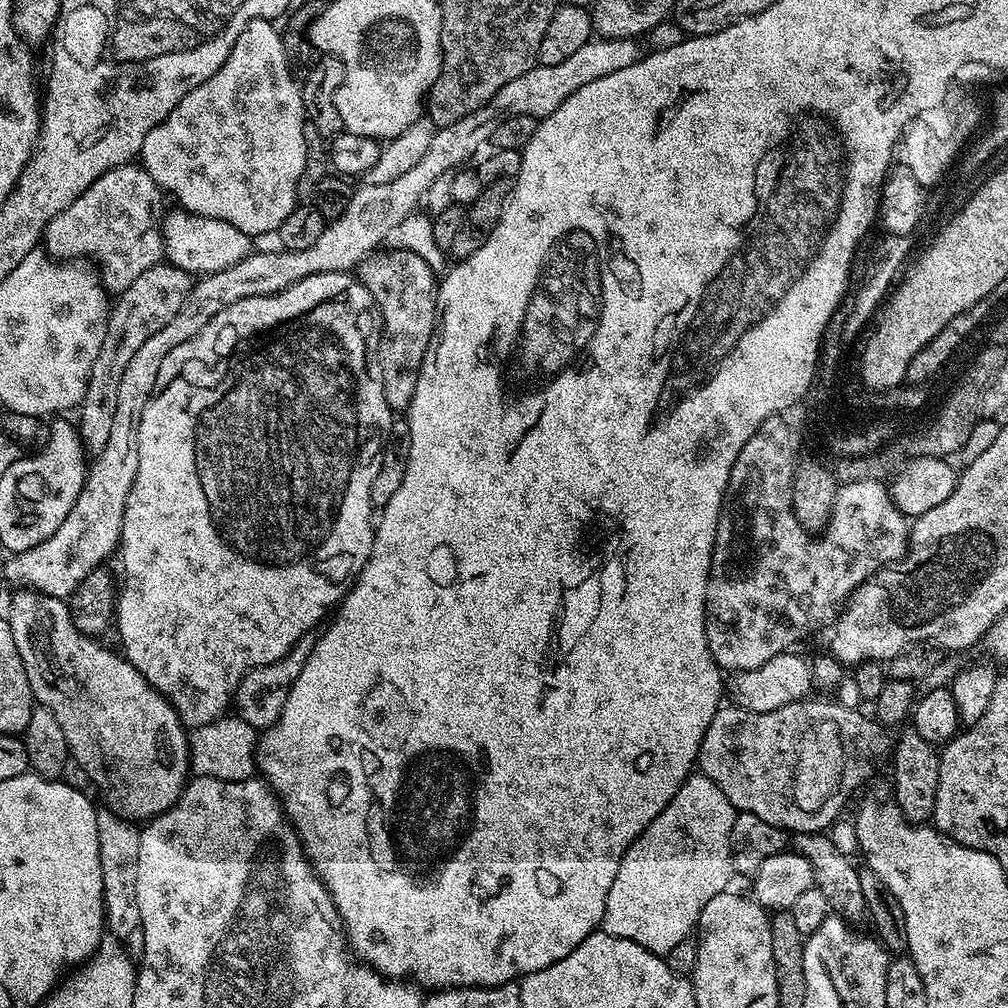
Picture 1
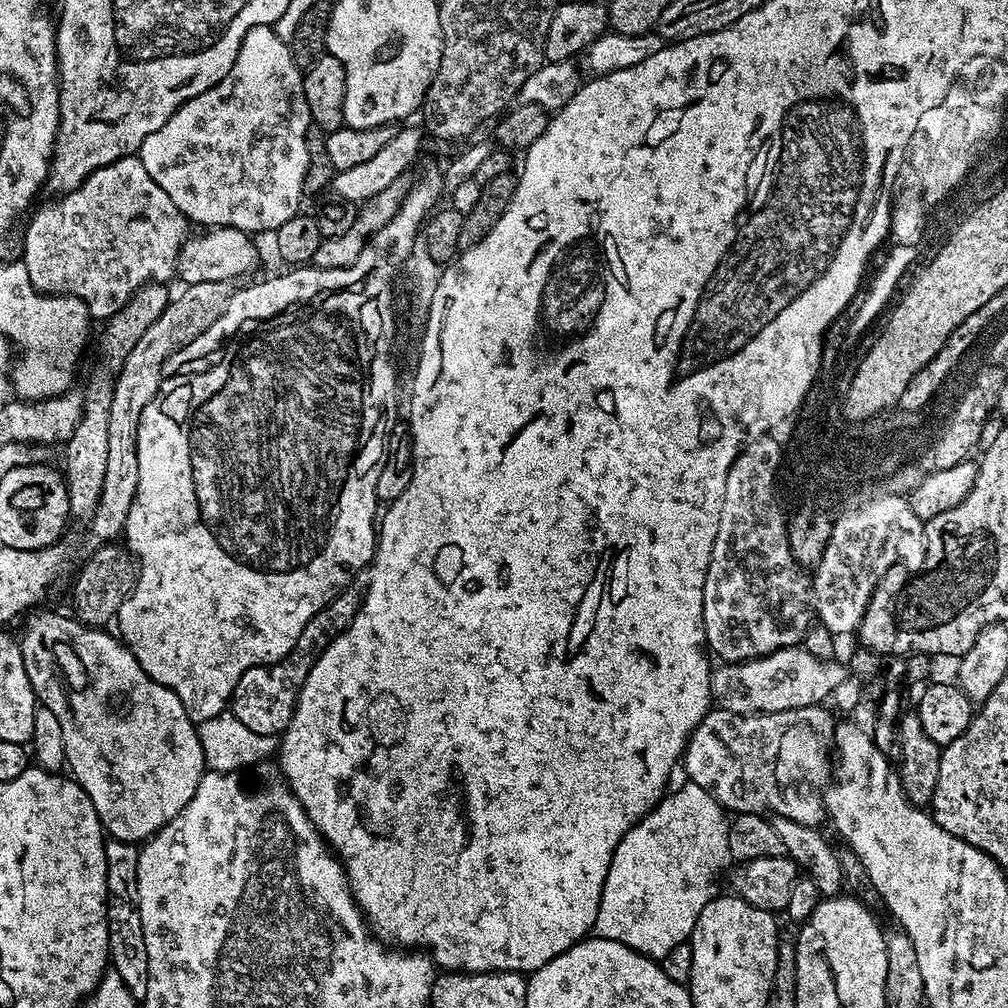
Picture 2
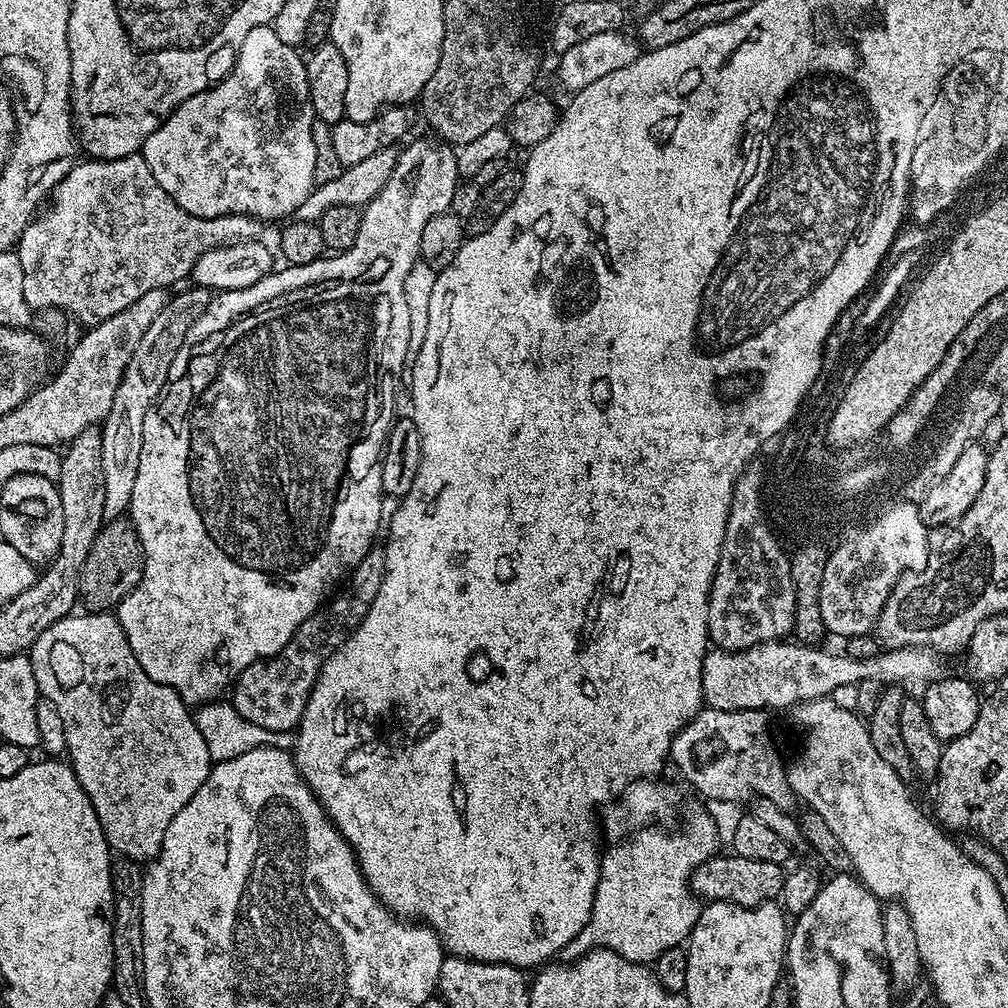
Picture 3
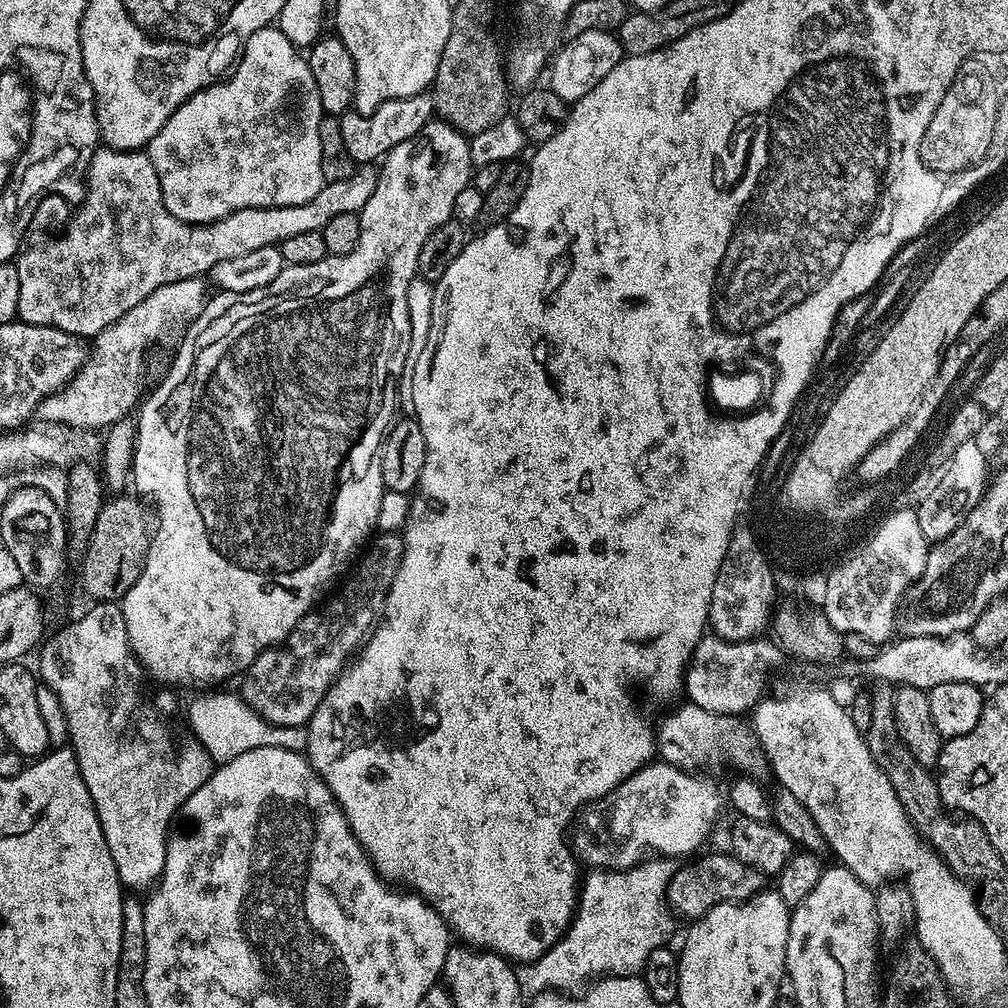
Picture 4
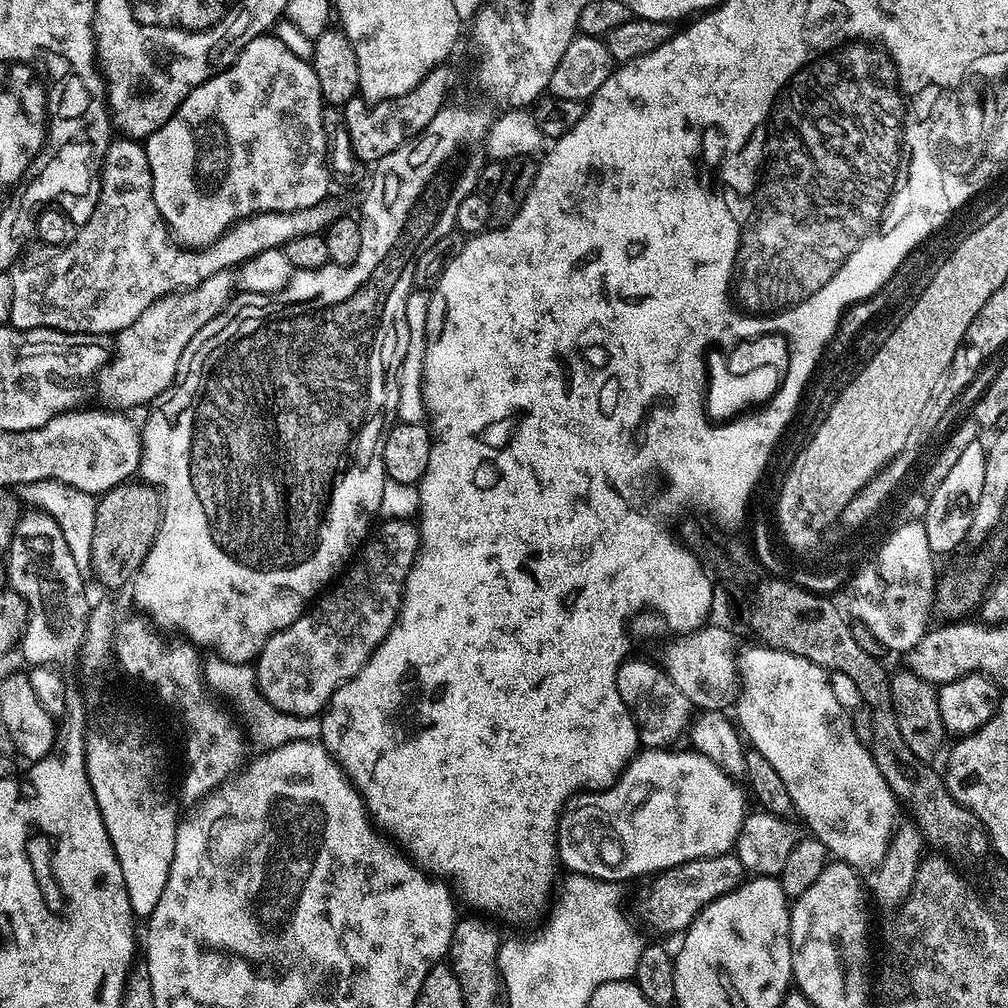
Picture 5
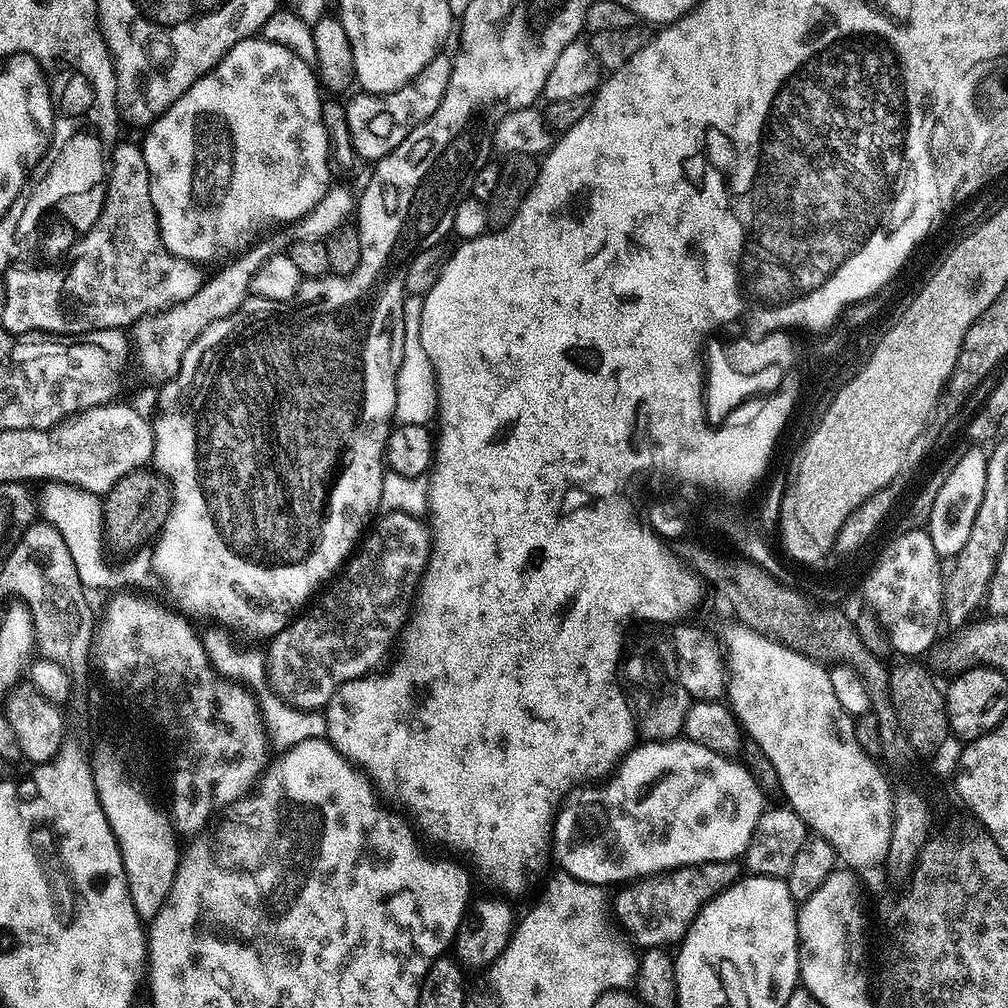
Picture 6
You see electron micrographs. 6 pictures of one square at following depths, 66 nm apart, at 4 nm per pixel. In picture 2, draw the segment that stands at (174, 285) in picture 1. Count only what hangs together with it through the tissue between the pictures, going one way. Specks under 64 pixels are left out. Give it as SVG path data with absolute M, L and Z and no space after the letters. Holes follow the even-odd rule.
M153 282L142 285L128 299L126 306L109 316L103 325L104 333L100 336L100 361L88 378L88 385L82 388L84 402L82 414L78 418L78 426L74 426L74 434L63 445L64 468L62 475L68 487L68 510L73 521L91 521L98 510L98 498L102 498L102 481L106 478L106 457L110 439L110 406L114 403L114 377L120 373L126 354L134 350L138 338L158 322L158 318L168 305L170 293L165 285Z

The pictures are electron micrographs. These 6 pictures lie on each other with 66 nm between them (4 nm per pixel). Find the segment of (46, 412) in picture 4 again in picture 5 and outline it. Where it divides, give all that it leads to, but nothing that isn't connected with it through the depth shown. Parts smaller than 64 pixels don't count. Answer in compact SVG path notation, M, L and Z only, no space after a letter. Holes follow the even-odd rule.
M231 271L210 274L198 286L172 292L154 301L130 326L115 333L116 348L111 349L110 359L100 369L94 380L96 396L108 410L128 410L139 404L151 405L162 390L174 382L178 362L190 346L190 338L220 313L234 295L234 276Z

